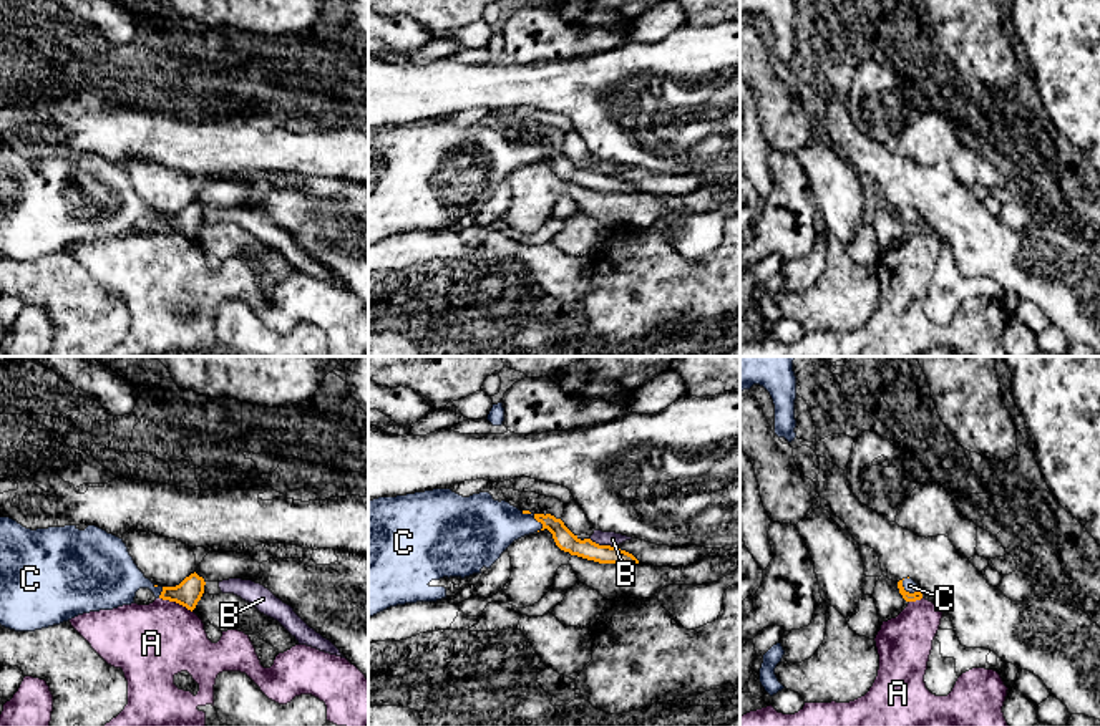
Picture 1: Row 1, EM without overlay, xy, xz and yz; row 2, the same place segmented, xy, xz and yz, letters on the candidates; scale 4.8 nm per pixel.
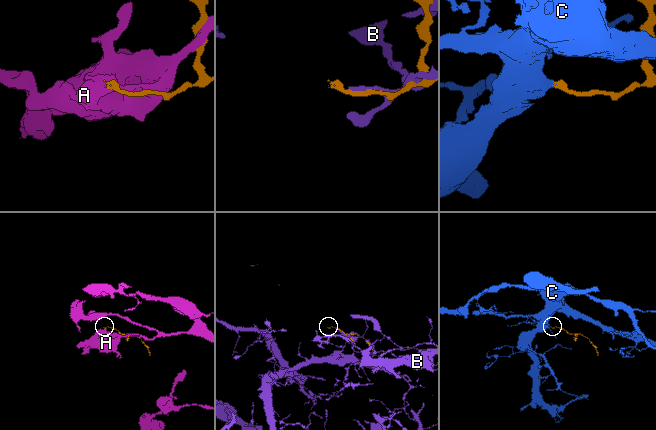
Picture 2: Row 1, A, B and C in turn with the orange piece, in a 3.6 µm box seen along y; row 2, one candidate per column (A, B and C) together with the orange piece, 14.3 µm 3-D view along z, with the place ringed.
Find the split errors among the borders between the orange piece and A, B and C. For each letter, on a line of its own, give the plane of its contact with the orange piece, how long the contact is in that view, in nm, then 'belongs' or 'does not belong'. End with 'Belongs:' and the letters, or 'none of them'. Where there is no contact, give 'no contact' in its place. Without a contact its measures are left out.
A: xy | 180 nm | does not belong
B: xz | 140 nm | does not belong
C: yz | 100 nm | belongs
Belongs: C

